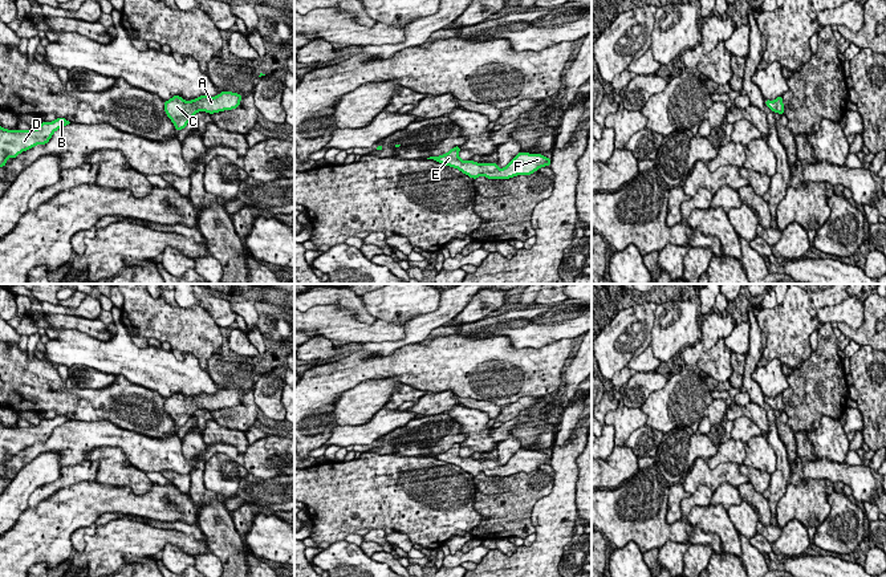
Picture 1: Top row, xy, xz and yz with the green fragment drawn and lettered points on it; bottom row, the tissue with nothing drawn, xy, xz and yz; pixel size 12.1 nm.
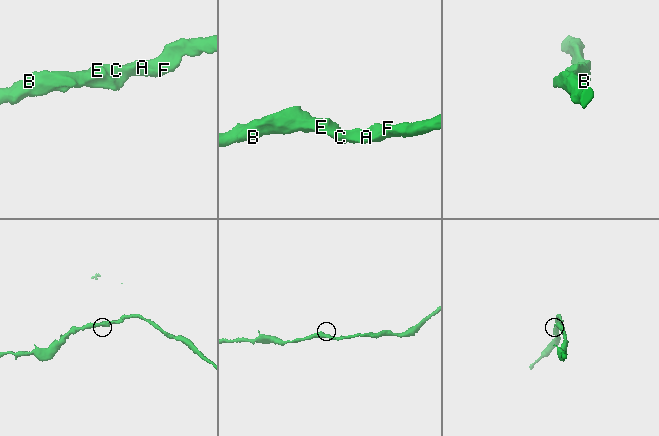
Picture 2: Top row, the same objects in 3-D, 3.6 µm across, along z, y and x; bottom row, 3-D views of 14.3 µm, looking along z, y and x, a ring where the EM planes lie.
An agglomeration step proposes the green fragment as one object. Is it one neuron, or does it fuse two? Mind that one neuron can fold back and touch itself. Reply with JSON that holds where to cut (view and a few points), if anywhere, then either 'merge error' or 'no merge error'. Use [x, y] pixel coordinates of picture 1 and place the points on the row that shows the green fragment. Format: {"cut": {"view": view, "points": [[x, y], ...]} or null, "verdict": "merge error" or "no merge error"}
{"cut": null, "verdict": "no merge error"}

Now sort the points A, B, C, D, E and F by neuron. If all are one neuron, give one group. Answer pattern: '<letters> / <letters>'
A B C D E F

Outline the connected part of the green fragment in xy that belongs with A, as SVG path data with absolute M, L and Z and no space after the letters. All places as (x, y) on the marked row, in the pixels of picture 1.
M222 92L216 97L200 96L192 101L184 101L182 97L174 96L171 99L164 101L164 111L172 121L176 131L179 131L186 127L198 111L214 114L223 110L232 110L239 107L240 101L241 94L236 94L235 92Z

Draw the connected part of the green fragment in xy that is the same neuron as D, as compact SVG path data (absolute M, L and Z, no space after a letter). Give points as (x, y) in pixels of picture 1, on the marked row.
M57 118L53 122L41 122L38 129L7 130L0 126L0 167L4 167L8 158L16 158L20 153L45 145L52 138L53 133L70 122L65 118Z

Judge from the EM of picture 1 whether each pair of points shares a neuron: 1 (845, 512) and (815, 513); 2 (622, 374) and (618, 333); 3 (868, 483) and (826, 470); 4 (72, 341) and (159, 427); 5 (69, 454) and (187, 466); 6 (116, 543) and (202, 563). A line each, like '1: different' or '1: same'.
1: different
2: different
3: same
4: different
5: same
6: different

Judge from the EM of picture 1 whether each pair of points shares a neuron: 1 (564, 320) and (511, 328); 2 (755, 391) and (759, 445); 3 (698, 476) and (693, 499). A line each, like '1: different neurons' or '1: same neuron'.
1: same neuron
2: different neurons
3: different neurons

